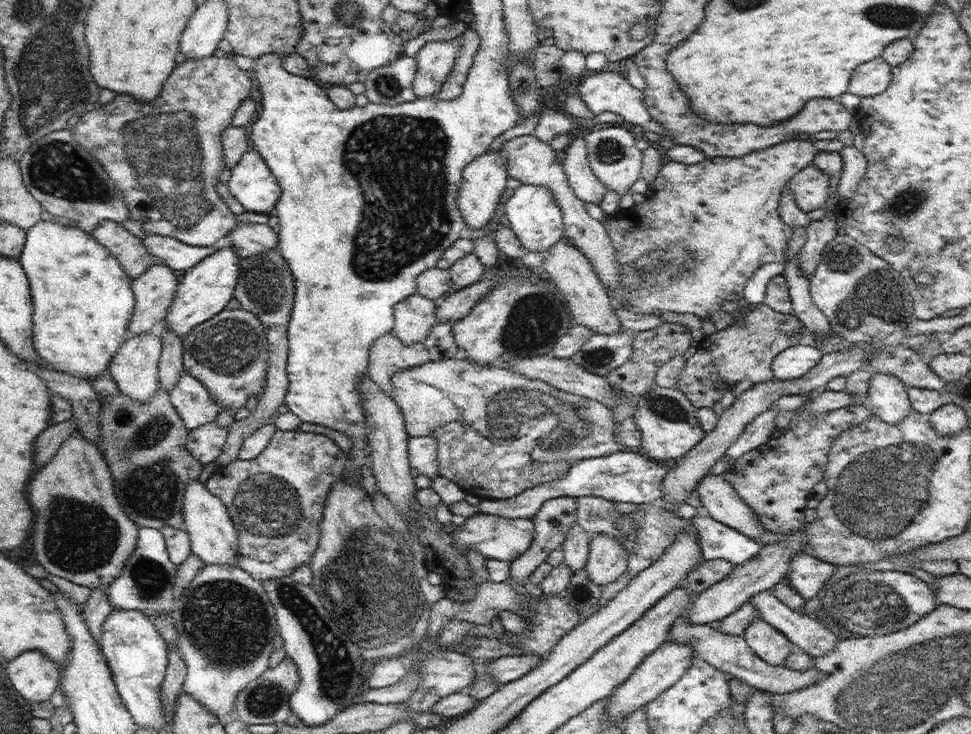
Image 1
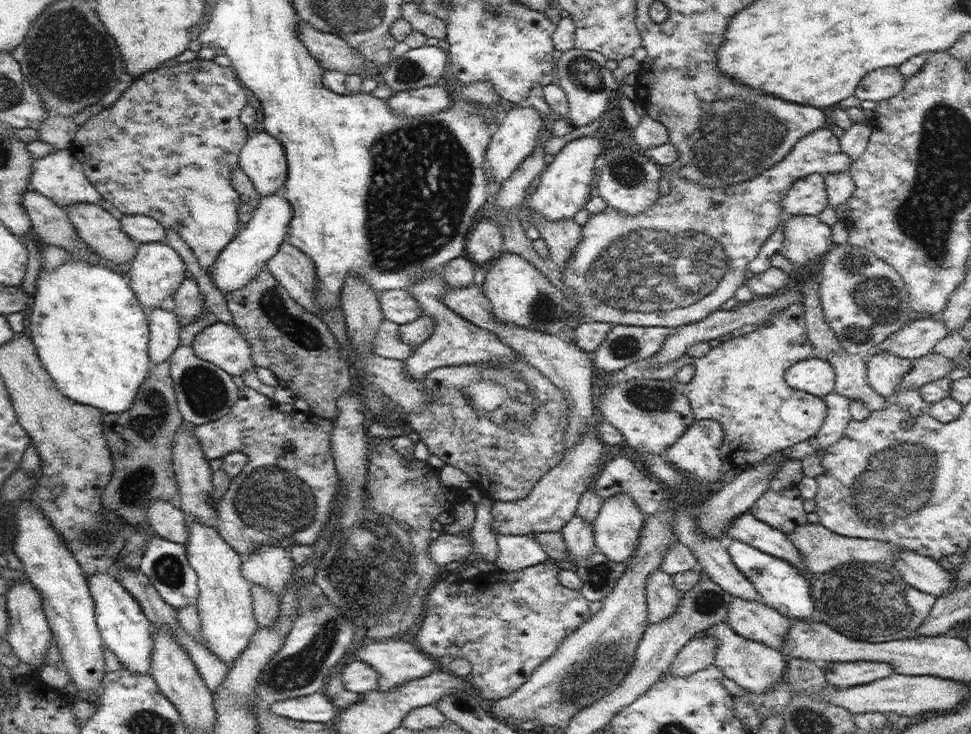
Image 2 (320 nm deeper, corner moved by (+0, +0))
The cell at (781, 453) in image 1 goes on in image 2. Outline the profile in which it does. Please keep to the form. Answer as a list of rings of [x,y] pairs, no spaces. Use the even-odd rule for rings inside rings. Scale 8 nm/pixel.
[[[790,486],[778,492],[769,487],[748,511],[758,520],[788,534],[807,521],[803,501],[796,487]]]

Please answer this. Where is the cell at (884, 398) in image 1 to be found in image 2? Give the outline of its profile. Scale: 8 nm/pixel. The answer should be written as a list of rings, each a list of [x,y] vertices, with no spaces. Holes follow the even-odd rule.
[[[870,352],[867,356],[867,381],[880,396],[893,400],[901,378],[912,368],[912,360],[892,352]]]

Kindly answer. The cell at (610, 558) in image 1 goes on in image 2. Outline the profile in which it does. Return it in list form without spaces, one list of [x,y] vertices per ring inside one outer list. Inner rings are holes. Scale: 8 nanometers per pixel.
[[[618,493],[610,496],[604,501],[597,517],[593,520],[596,550],[600,550],[614,562],[628,560],[639,545],[645,519],[646,515],[638,508],[629,494]]]

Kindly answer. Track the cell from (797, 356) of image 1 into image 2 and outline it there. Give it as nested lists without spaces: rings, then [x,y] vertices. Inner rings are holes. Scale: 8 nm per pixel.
[[[818,356],[801,360],[785,372],[786,384],[822,398],[835,390],[835,378],[834,367]]]

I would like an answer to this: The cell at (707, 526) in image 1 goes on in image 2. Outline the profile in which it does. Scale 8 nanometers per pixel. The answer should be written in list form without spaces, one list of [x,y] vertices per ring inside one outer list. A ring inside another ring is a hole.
[[[736,539],[730,544],[728,552],[737,569],[755,586],[766,606],[775,608],[793,621],[815,612],[811,583],[802,576],[799,568],[792,566],[787,560],[767,555],[766,552]]]

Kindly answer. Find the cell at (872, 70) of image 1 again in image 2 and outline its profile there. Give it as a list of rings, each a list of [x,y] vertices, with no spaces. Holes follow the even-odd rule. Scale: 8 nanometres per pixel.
[[[897,67],[877,68],[861,78],[855,96],[860,100],[880,102],[896,96],[903,89],[905,81]]]

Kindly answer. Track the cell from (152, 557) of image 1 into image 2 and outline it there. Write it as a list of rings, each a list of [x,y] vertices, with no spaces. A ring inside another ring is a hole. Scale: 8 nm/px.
[[[158,536],[149,538],[139,569],[151,580],[160,596],[176,610],[194,606],[199,601],[197,574],[187,559],[185,544],[178,544]]]

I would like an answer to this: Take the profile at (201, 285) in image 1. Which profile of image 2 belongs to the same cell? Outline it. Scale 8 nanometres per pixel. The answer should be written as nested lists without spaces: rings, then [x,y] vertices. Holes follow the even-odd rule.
[[[281,191],[272,194],[272,196],[260,198],[254,203],[254,207],[252,219],[246,223],[246,228],[239,230],[236,237],[220,252],[210,270],[213,283],[223,295],[230,291],[240,290],[261,269],[266,268],[267,262],[278,253],[286,233],[289,232],[290,221],[292,221],[292,206],[284,198]]]

